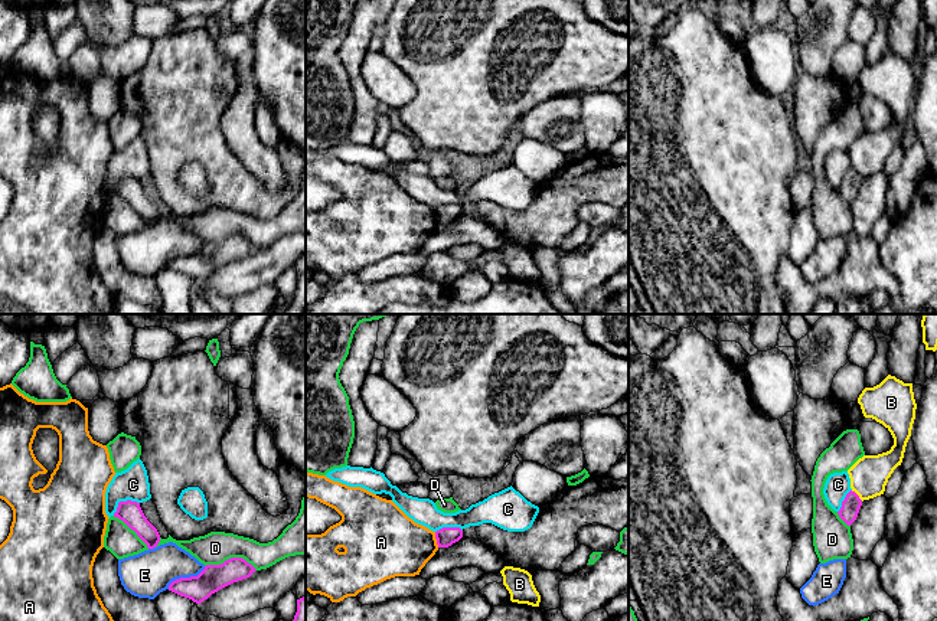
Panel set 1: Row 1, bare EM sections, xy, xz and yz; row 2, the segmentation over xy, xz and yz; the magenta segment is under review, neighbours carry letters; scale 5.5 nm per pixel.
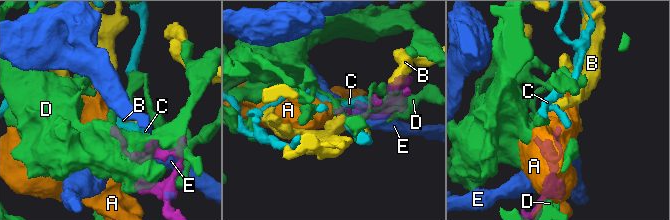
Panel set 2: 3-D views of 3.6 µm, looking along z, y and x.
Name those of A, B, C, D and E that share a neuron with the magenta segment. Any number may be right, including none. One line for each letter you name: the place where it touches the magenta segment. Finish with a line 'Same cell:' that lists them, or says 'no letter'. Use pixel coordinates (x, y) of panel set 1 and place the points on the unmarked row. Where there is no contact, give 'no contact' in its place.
Same cell: no letter

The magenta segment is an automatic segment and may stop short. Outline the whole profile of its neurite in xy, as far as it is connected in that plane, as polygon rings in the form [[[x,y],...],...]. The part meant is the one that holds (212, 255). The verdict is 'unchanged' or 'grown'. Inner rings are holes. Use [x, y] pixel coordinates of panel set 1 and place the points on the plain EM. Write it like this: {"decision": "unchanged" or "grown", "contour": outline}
{"decision": "unchanged", "contour": [[[231,235],[221,242],[206,242],[197,254],[173,258],[169,268],[200,281],[219,267],[249,255],[255,248],[245,236]]]}

